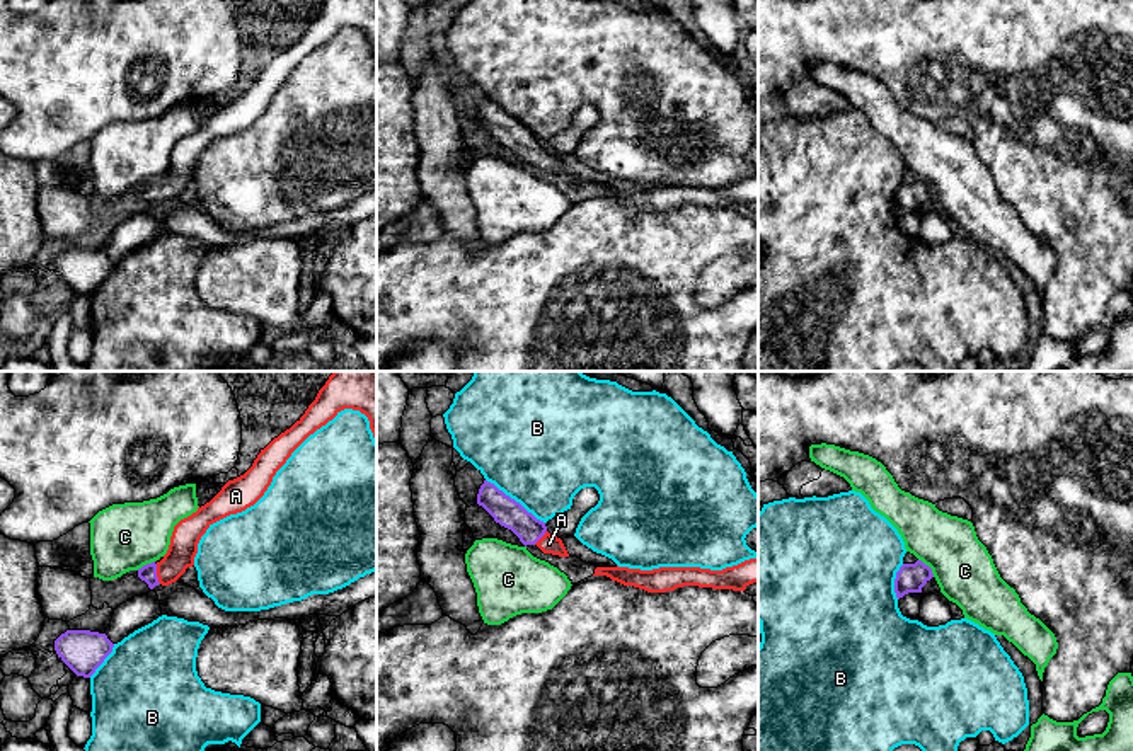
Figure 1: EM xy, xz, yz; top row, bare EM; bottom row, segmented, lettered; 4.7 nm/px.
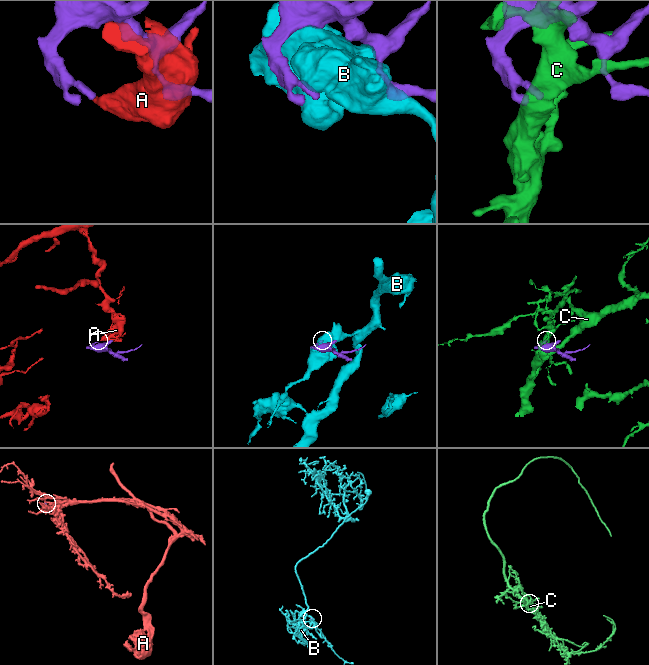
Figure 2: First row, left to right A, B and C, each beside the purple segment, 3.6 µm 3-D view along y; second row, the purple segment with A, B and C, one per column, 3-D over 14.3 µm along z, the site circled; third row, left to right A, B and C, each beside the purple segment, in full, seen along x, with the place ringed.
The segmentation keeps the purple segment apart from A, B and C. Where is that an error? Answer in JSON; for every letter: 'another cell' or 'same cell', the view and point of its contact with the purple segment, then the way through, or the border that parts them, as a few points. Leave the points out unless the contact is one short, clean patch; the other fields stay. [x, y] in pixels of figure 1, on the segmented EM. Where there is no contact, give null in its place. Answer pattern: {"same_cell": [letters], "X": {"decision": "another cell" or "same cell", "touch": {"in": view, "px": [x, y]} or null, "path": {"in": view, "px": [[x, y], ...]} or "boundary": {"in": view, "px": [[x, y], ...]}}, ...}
{"same_cell": ["A"], "A": {"decision": "same cell", "touch": {"in": "xy", "px": [155, 574]}, "path": {"in": "xy", "px": [[147, 573], [155, 574], [183, 549], [186, 535]]}}, "B": {"decision": "another cell", "touch": {"in": "xz", "px": [513, 499]}}, "C": {"decision": "another cell", "touch": {"in": "yz", "px": [929, 567]}, "boundary": {"in": "yz", "px": [[919, 559], [934, 576]]}}}

